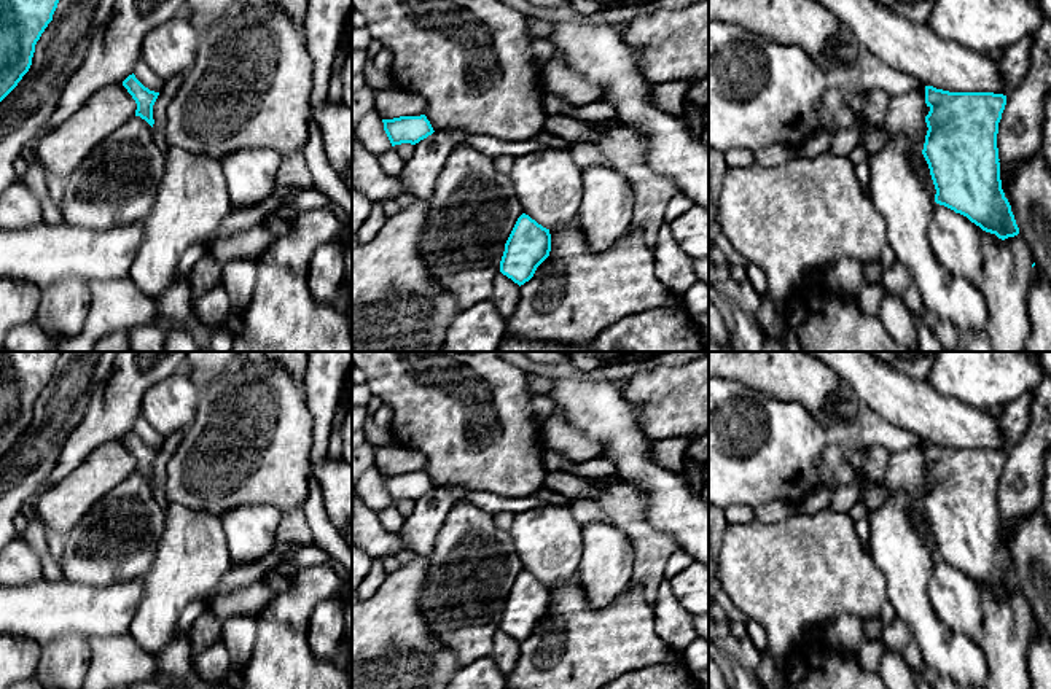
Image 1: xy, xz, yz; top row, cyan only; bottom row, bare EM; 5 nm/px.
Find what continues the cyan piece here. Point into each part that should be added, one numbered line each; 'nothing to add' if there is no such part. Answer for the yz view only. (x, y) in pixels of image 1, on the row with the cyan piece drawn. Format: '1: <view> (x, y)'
nothing to add

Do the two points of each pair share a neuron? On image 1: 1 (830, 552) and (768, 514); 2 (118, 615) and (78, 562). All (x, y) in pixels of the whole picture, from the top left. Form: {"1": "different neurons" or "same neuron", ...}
{"1": "different neurons", "2": "different neurons"}

